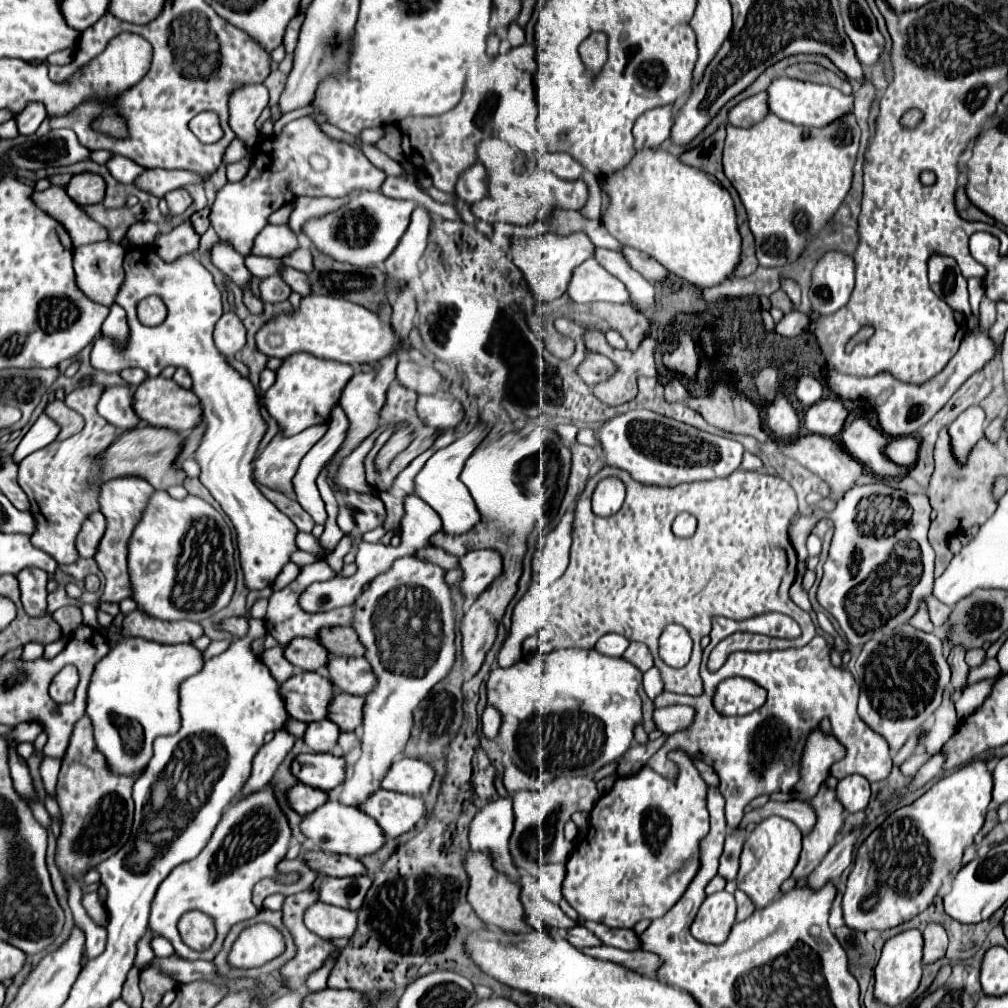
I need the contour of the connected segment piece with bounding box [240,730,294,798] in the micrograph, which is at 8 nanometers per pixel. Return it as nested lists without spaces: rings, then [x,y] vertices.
[[[278,730],[274,734],[274,738],[268,744],[264,744],[260,748],[260,752],[256,752],[256,756],[252,760],[252,772],[248,776],[248,784],[240,790],[240,798],[248,796],[252,792],[258,792],[272,780],[278,764],[284,760],[284,756],[292,748],[292,744],[294,744],[294,736],[286,734],[284,730]]]

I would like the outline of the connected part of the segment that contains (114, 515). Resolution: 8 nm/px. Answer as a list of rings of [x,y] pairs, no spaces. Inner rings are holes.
[[[134,476],[110,480],[100,490],[98,504],[100,504],[100,512],[106,518],[106,532],[98,544],[96,558],[94,558],[100,572],[104,574],[104,588],[100,594],[100,604],[102,602],[120,602],[132,594],[130,580],[128,580],[128,566],[126,566],[126,558],[128,558],[128,546],[126,544],[128,544],[128,538],[132,536],[132,530],[136,528],[136,524],[138,524],[152,494],[154,494],[154,488],[146,480],[134,478]]]

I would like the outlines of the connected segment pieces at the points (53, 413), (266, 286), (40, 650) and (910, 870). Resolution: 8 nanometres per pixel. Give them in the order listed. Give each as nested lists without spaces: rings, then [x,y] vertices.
[[[62,400],[48,402],[44,412],[46,412],[46,416],[50,416],[60,426],[60,434],[58,434],[60,440],[74,436],[84,428],[84,418],[80,418],[76,412],[72,412]]]
[[[268,276],[260,282],[260,298],[262,302],[282,302],[288,300],[292,290],[288,290],[288,284],[280,276]]]
[[[28,642],[26,646],[24,646],[24,654],[22,654],[22,658],[24,660],[34,660],[34,658],[40,658],[44,654],[44,646],[38,642]]]
[[[974,760],[954,770],[950,776],[940,778],[926,794],[922,794],[914,804],[894,810],[858,848],[854,868],[846,882],[846,892],[842,896],[842,914],[844,922],[852,930],[868,932],[868,930],[888,930],[912,920],[916,914],[926,910],[938,890],[942,888],[942,880],[950,872],[950,864],[958,864],[962,860],[964,848],[974,842],[974,836],[980,832],[988,804],[992,800],[992,770],[988,762]]]

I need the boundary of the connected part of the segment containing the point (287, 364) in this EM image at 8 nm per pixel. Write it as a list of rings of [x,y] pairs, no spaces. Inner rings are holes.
[[[292,354],[282,360],[276,370],[276,382],[268,392],[264,392],[262,402],[268,414],[278,422],[284,436],[294,436],[310,426],[330,422],[332,410],[340,400],[340,394],[348,380],[354,376],[356,368],[350,364],[340,364],[334,360],[320,360],[312,354]]]

